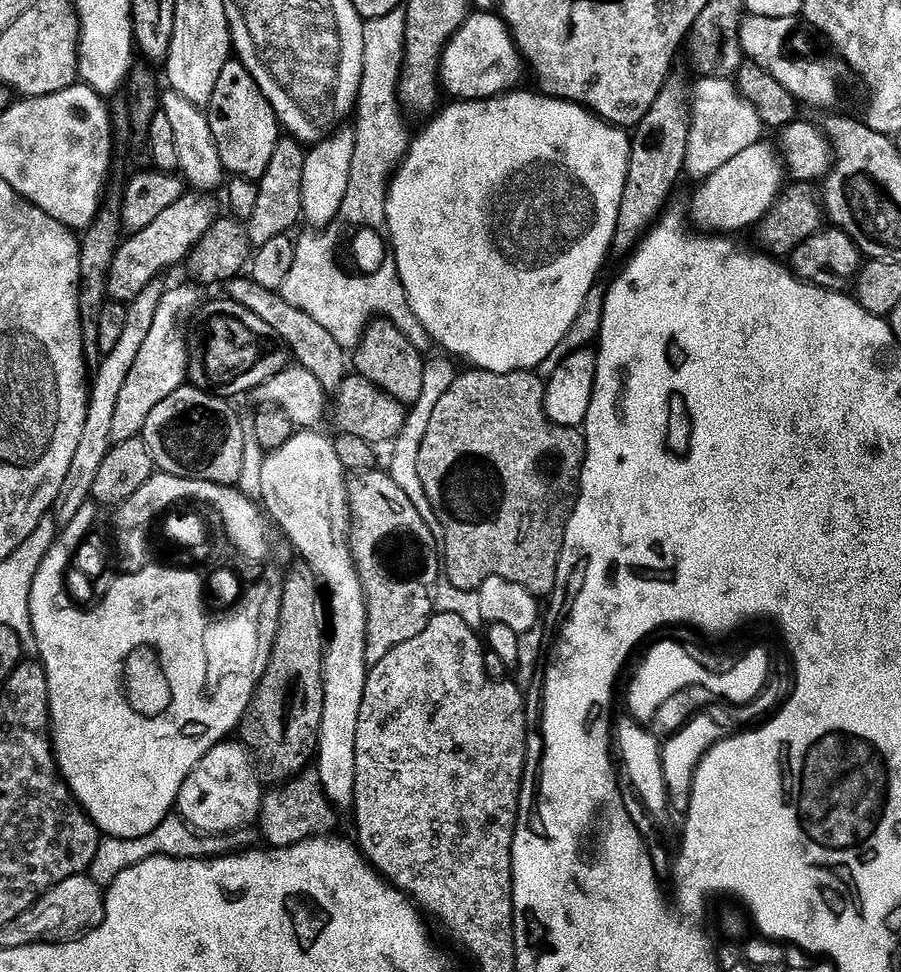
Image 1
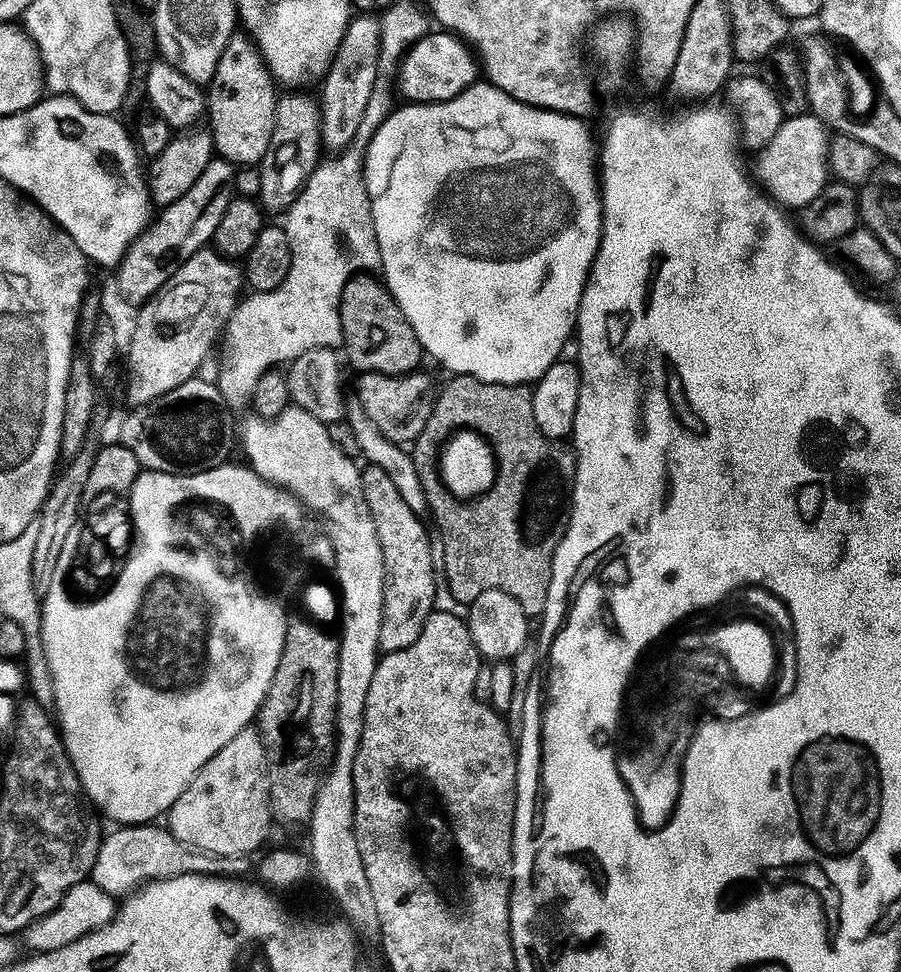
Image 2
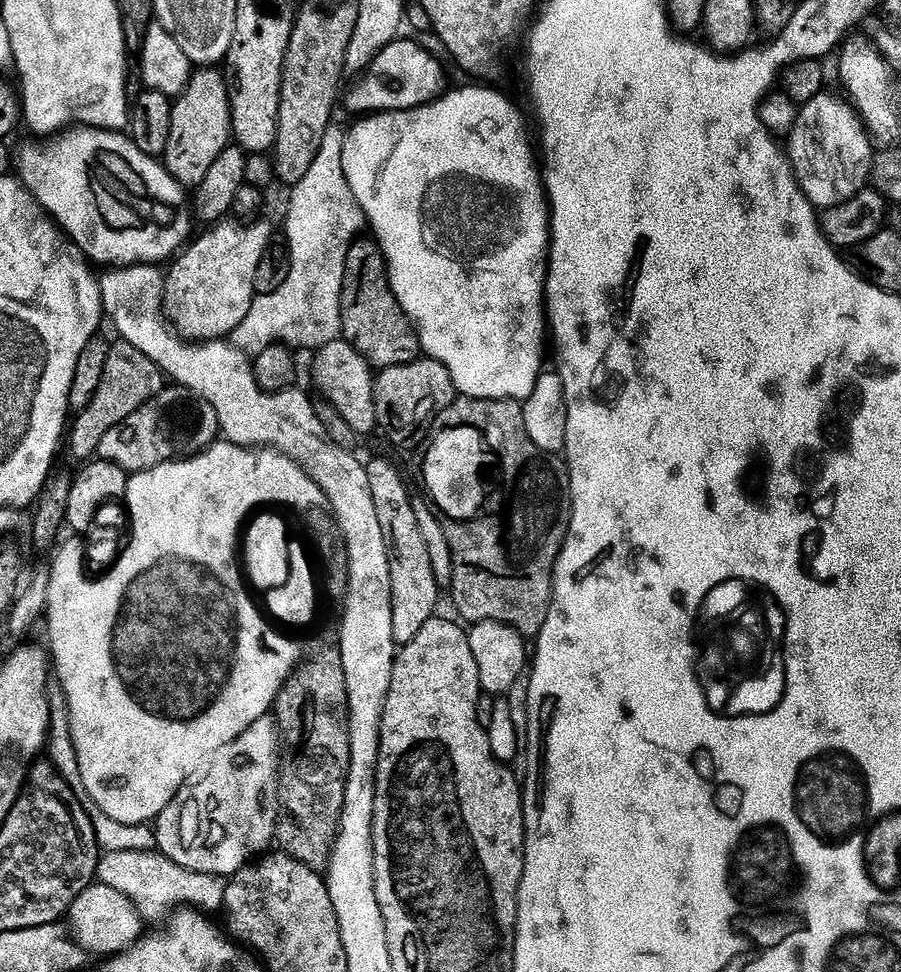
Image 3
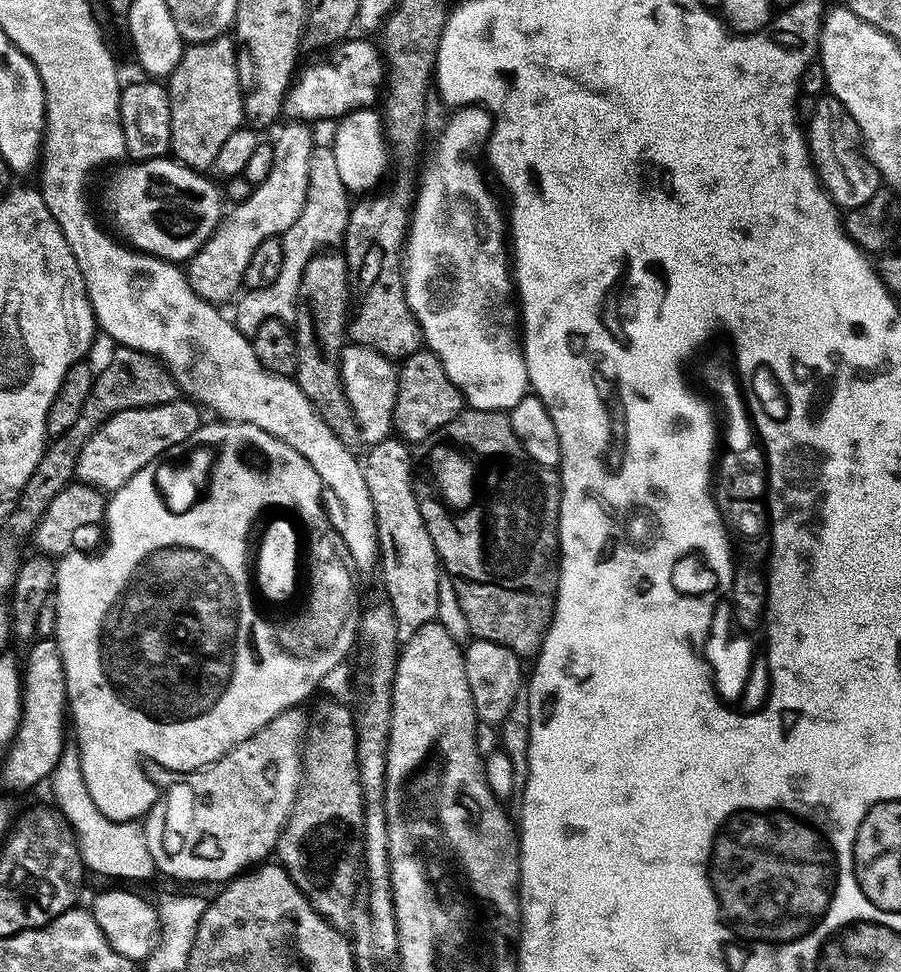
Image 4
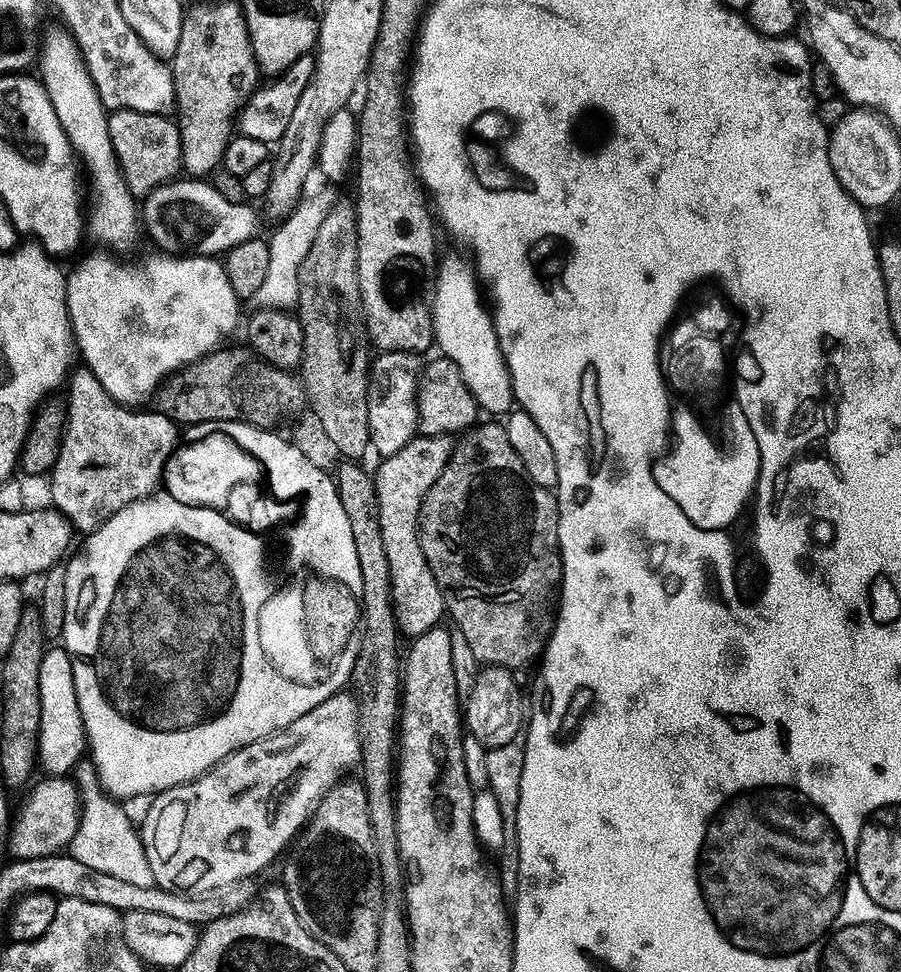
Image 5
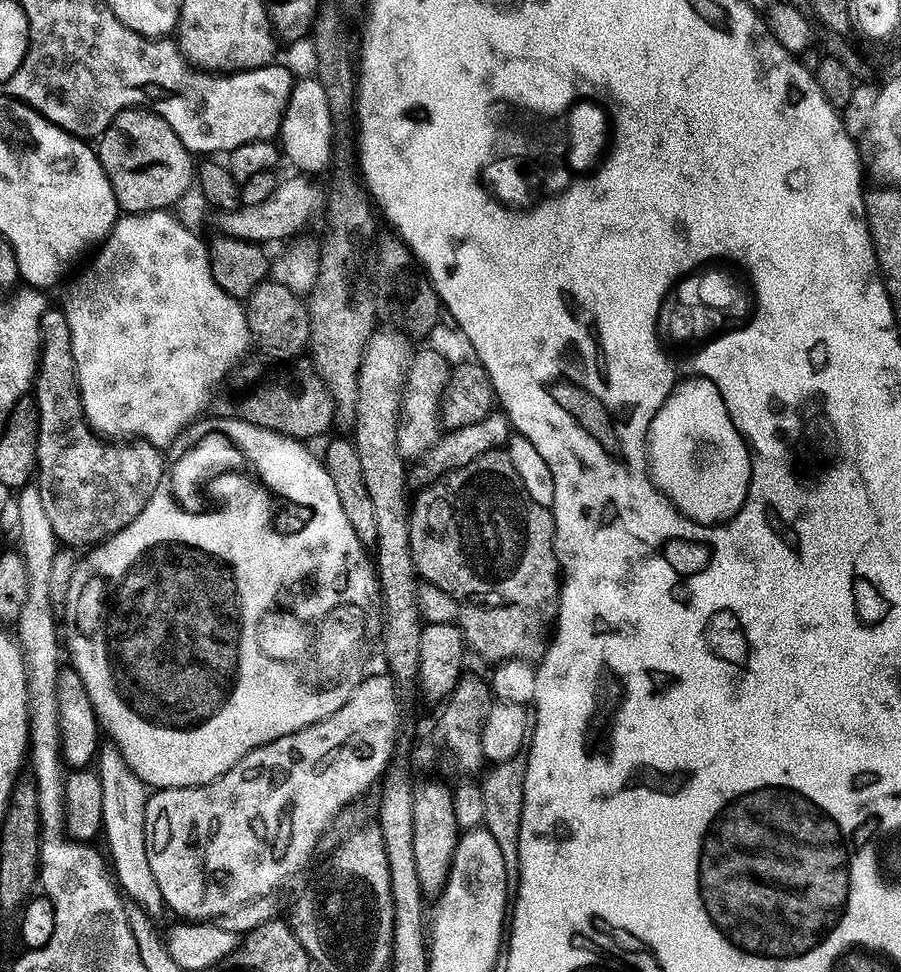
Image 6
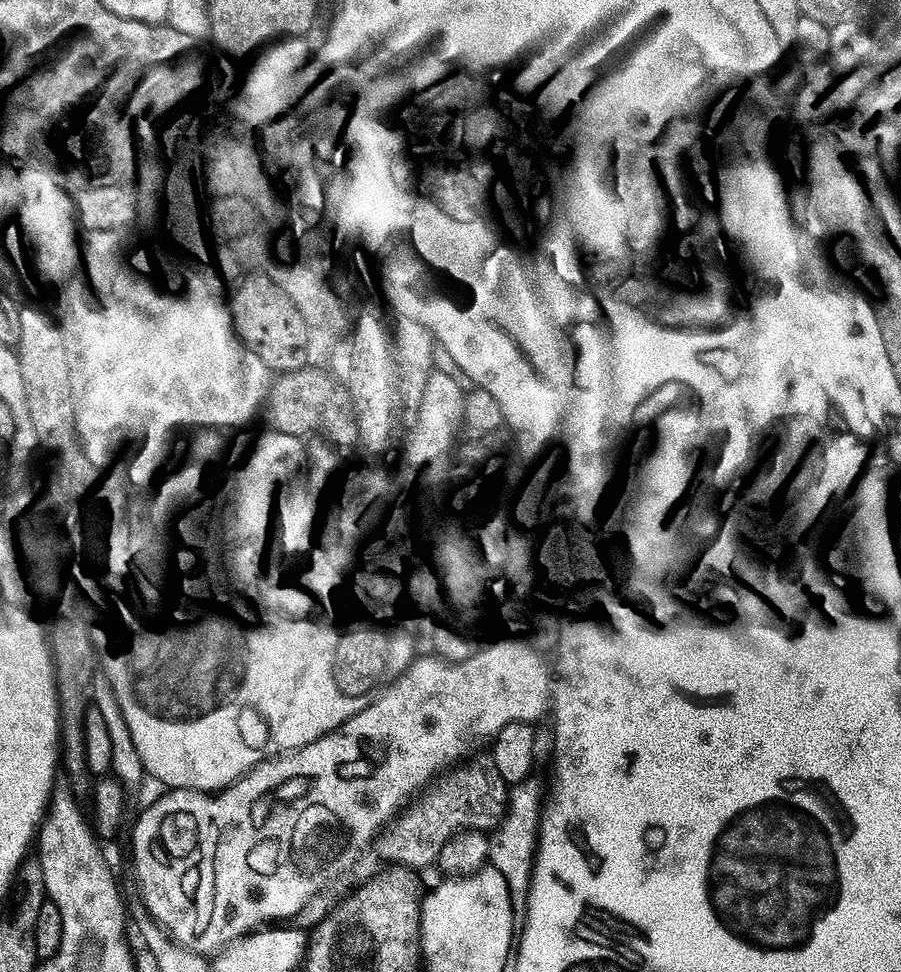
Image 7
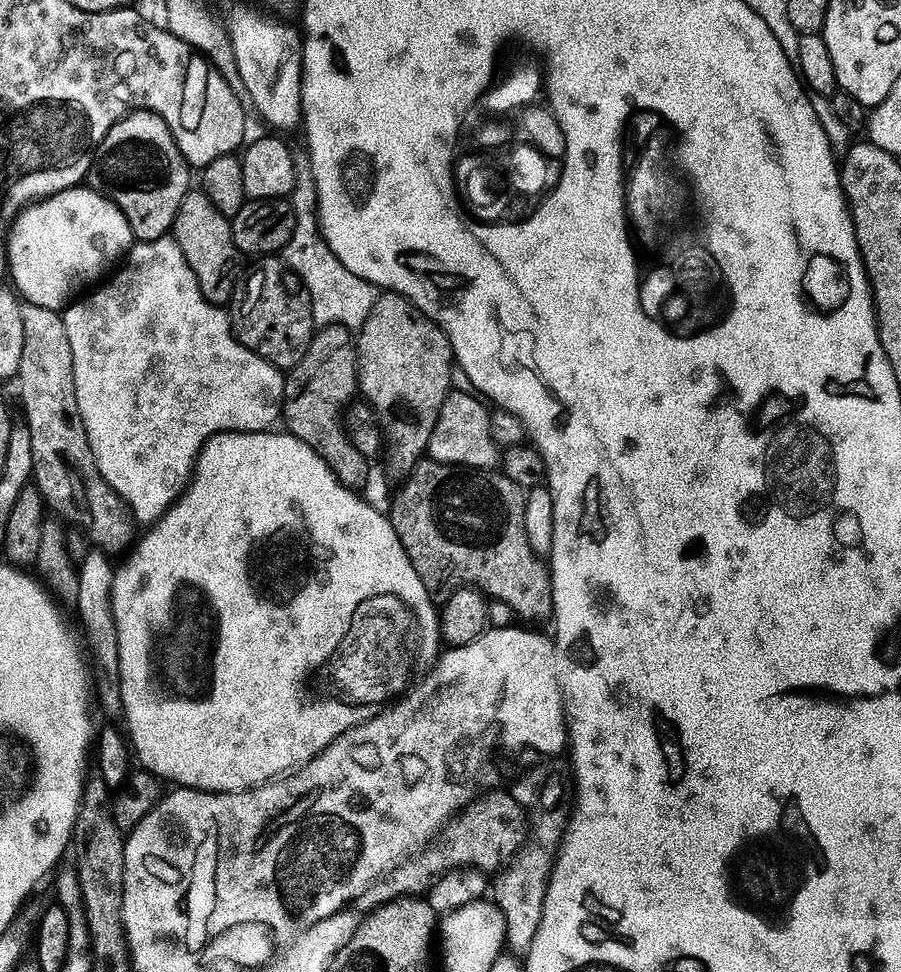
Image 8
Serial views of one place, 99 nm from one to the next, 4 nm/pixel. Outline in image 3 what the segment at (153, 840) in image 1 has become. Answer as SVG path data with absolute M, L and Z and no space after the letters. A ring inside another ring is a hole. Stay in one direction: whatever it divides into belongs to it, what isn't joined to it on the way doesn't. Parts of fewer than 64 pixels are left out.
M114 849L97 859L95 879L126 894L145 921L163 921L177 906L195 906L200 910L219 909L224 902L225 877L188 870L153 849Z

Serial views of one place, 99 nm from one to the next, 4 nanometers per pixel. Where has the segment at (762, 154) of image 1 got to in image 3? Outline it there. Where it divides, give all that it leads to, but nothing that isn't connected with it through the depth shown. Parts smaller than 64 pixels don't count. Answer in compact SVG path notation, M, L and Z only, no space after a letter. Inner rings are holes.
M822 90L810 98L810 101L799 105L795 127L786 137L786 155L797 184L813 207L823 210L857 193L862 186L862 182L859 181L860 174L865 175L869 171L874 156L868 139L869 135L859 113L843 97L840 99L828 93L828 90ZM805 128L812 128L812 136Z

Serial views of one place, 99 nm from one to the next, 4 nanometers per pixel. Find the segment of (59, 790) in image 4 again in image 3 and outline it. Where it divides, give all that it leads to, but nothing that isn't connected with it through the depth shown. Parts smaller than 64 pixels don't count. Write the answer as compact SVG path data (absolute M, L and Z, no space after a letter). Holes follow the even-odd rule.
M50 676L46 684L48 706L48 738L46 754L52 765L63 776L63 780L74 790L75 796L82 800L83 808L94 826L97 845L105 851L114 849L153 849L156 845L155 831L148 824L126 824L106 815L93 800L87 797L84 784L81 782L81 771L78 770L77 754L74 751L73 738L70 734L68 703L60 681Z

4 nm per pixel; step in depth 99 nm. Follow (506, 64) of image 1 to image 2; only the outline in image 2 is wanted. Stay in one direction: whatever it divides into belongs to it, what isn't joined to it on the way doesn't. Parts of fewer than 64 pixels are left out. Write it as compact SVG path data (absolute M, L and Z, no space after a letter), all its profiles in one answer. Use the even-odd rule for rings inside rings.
M436 30L436 33L425 33L424 37L409 48L396 72L396 88L411 103L436 104L438 101L450 101L460 96L465 89L477 81L480 74L478 62L472 50L455 33L447 30Z

